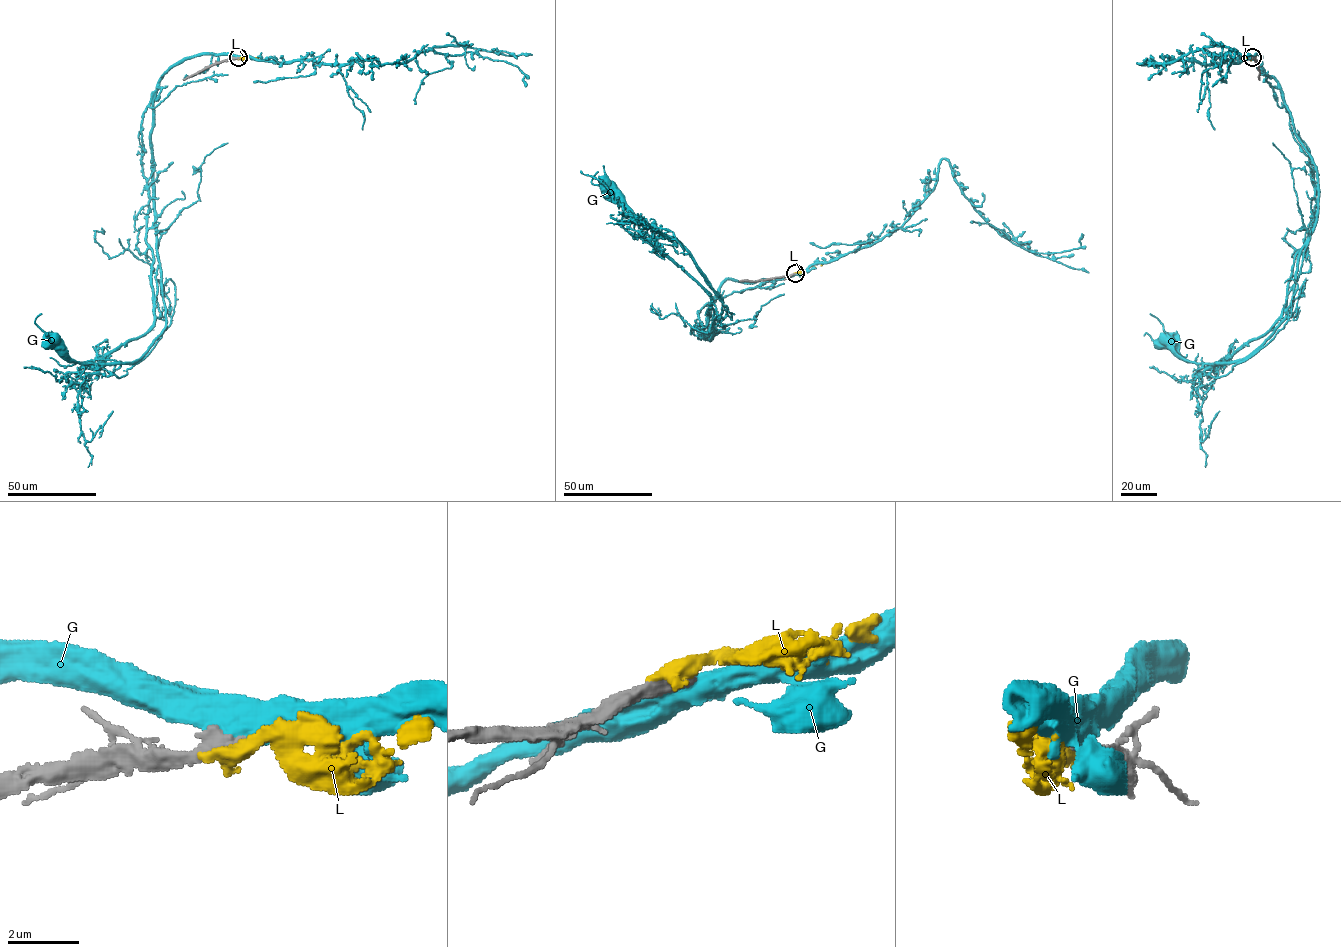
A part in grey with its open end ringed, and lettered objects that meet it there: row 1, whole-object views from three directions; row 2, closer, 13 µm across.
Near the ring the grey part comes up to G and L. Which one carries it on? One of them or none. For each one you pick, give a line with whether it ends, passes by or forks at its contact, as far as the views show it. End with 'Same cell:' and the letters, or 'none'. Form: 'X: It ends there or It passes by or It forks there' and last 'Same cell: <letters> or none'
Same cell: none

